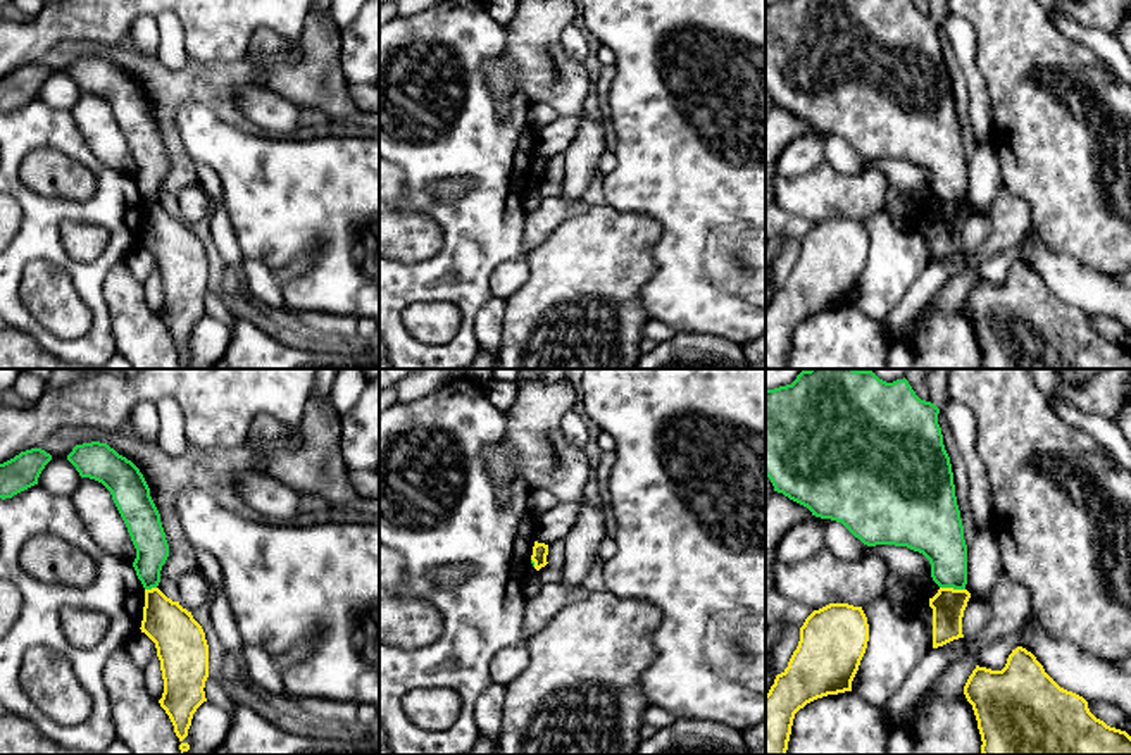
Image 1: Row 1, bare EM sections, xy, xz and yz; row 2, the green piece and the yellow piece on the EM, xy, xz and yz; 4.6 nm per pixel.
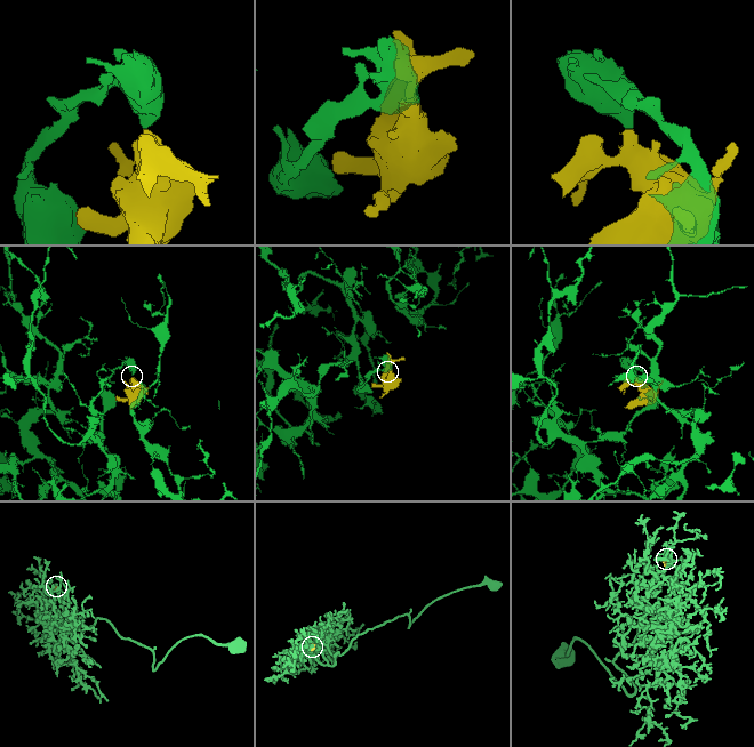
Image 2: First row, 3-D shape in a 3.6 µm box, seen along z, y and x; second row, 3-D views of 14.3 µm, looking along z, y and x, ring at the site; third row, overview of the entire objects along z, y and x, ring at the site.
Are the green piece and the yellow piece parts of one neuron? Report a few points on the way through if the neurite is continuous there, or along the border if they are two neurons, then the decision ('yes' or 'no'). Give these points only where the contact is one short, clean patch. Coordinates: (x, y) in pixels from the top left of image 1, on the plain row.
border yz (940, 200), (964, 204); no

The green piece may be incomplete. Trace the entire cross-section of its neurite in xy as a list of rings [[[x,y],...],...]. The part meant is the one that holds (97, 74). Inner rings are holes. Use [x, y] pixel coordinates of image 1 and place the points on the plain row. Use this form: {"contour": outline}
{"contour": [[[107,57],[76,59],[67,69],[81,91],[102,97],[128,141],[136,162],[133,181],[145,203],[157,202],[169,171],[169,159],[160,128],[140,83]]]}

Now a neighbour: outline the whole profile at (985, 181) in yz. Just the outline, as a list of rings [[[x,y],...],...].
[[[993,145],[976,148],[967,162],[967,198],[971,210],[986,212],[1003,188],[1002,169]]]

